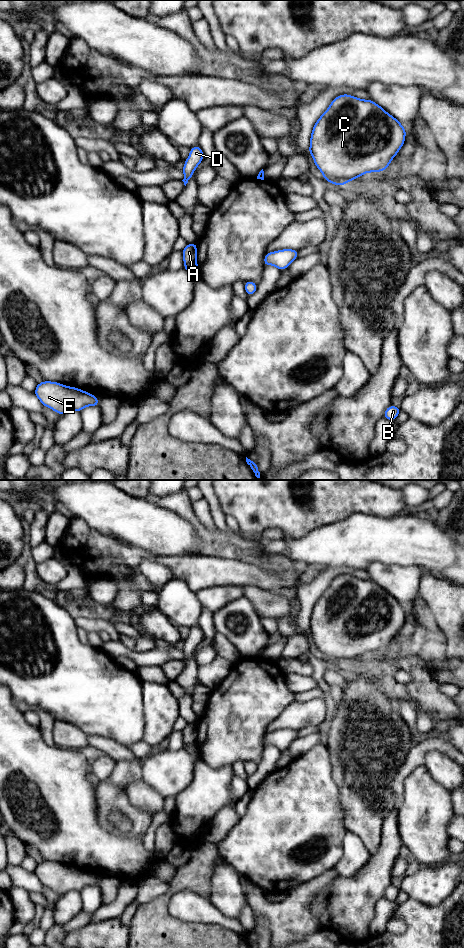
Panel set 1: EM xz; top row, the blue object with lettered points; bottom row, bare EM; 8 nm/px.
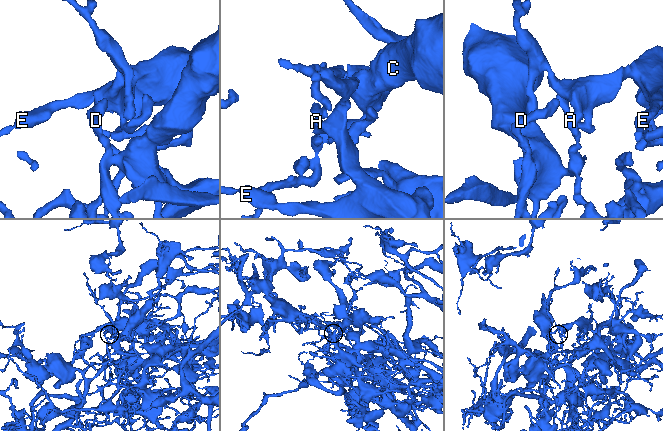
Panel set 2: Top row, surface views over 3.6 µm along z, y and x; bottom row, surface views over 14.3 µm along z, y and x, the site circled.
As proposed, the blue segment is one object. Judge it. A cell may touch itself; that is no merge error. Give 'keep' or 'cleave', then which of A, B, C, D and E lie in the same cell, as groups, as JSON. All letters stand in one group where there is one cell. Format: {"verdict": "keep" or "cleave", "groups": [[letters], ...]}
{"verdict": "cleave", "groups": [["A", "C"], ["B", "D", "E"]]}

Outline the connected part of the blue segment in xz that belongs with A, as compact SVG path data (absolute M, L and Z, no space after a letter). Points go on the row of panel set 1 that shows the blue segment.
M188 243L188 245L181 251L183 254L184 265L197 264L197 244Z

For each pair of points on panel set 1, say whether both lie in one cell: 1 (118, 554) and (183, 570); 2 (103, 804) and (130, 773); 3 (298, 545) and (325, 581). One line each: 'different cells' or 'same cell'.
1: same cell
2: different cells
3: different cells

